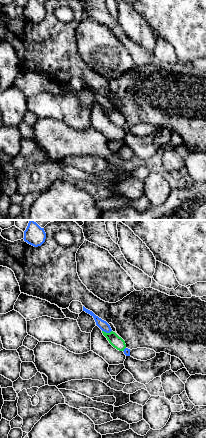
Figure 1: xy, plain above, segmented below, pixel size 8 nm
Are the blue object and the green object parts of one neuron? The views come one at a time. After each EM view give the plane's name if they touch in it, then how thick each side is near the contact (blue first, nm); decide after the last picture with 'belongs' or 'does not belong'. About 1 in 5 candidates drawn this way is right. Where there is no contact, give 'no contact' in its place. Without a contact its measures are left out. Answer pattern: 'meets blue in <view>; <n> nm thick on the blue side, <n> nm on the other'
meets blue in xy; 80 nm thick on the blue side, 100 nm on the other

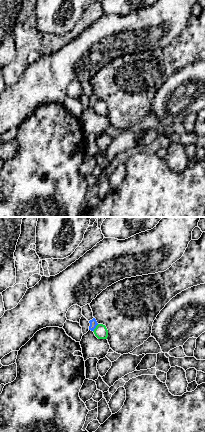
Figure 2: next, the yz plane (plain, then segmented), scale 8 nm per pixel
meets blue in yz; 60 nm thick on the blue side, 110 nm on the other

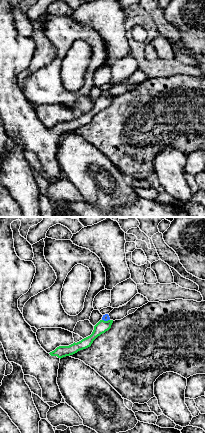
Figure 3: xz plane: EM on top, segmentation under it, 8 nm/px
meets blue in xz; 50 nm thick on the blue side, 100 nm on the other

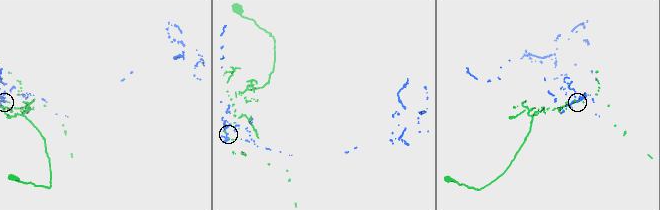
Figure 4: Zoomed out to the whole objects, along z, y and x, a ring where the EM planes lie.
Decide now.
does not belong

